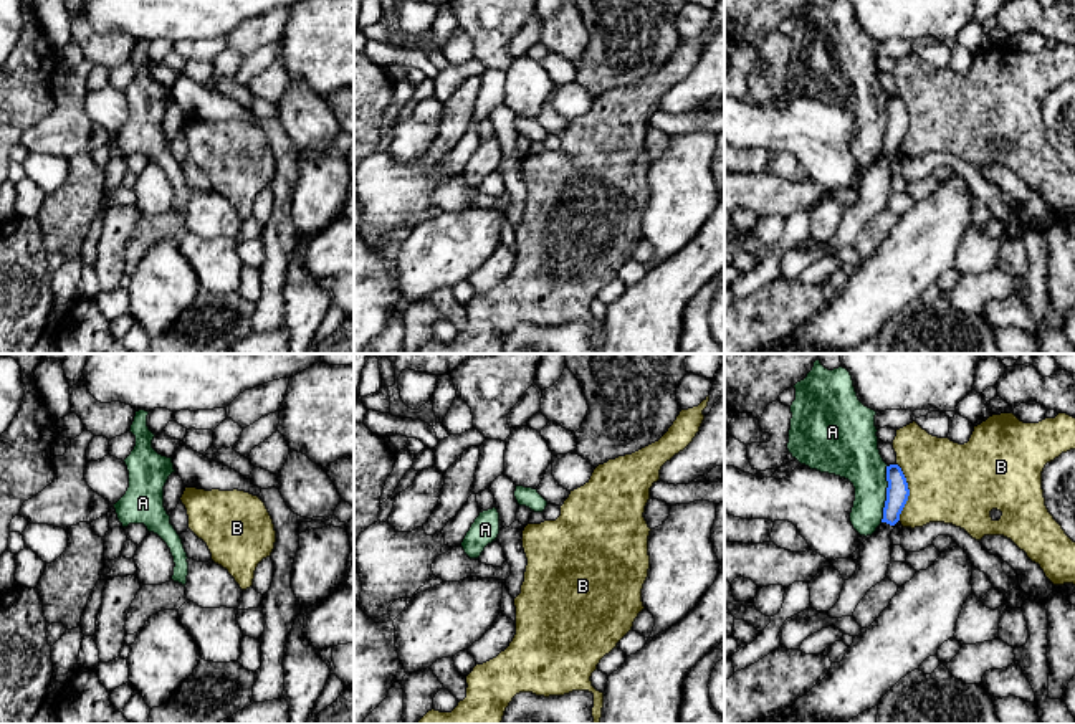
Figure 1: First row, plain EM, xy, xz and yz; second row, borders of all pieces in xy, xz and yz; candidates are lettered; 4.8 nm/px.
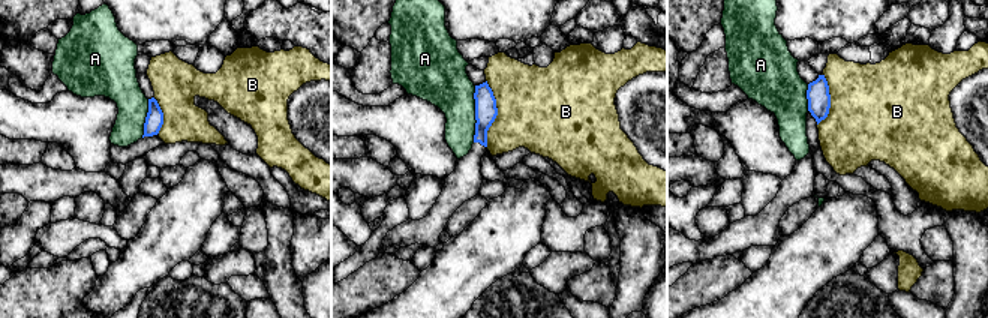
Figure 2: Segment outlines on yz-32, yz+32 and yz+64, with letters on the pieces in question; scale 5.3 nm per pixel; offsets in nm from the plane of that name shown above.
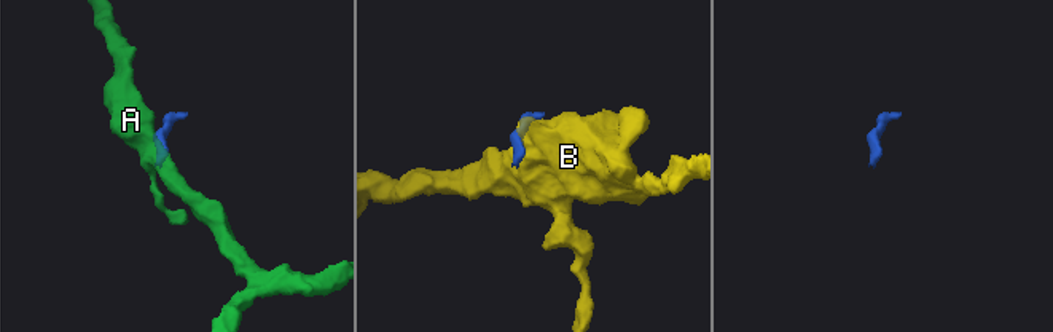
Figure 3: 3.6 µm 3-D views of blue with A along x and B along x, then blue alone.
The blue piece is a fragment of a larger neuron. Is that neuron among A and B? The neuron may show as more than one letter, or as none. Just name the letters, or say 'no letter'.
no letter

